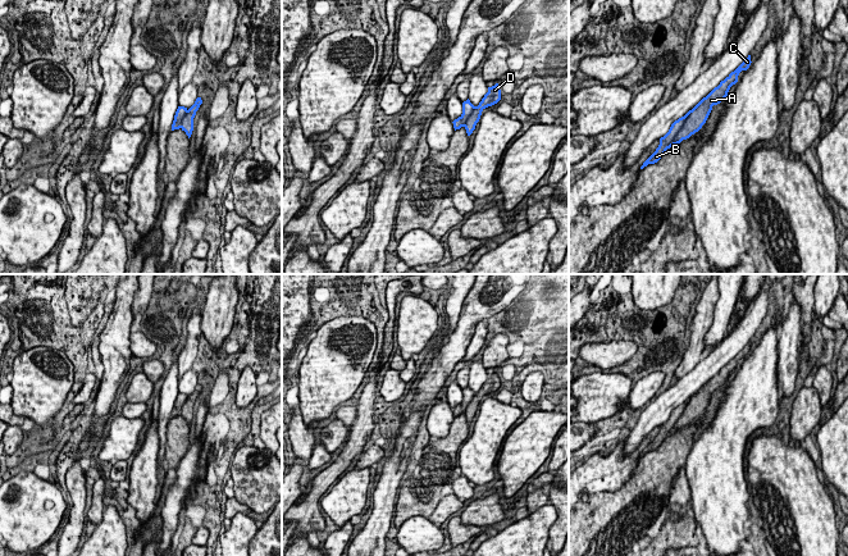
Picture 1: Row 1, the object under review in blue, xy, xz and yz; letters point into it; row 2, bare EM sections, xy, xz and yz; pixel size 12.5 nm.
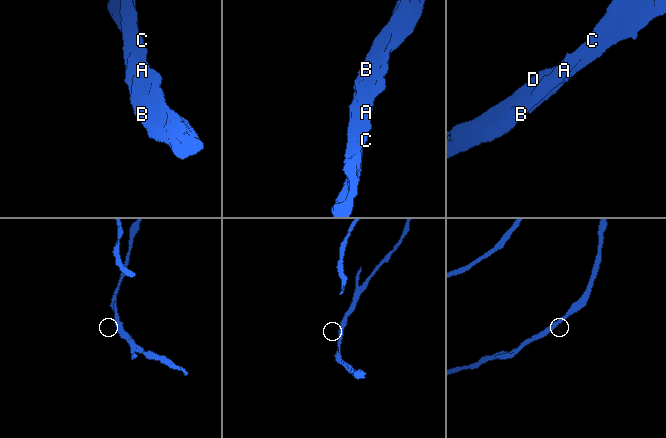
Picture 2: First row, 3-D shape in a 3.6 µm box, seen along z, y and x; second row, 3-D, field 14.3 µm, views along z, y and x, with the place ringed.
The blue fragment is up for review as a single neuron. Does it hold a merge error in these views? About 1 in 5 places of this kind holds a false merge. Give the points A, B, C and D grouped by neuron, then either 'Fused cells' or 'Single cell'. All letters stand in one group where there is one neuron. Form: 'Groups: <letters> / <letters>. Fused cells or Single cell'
Groups: A B C D. Single cell

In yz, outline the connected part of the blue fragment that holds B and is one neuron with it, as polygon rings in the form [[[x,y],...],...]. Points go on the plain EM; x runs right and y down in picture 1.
[[[748,342],[748,345],[734,359],[721,368],[720,372],[703,384],[692,397],[675,407],[669,419],[660,425],[660,432],[656,438],[643,450],[640,456],[648,451],[657,450],[667,436],[698,419],[706,410],[712,393],[720,391],[728,383],[730,374],[738,369],[739,360],[747,357],[751,350],[751,342]]]

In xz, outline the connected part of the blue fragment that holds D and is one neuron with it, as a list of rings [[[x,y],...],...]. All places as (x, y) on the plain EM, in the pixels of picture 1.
[[[496,370],[494,373],[488,374],[488,379],[484,382],[478,393],[474,393],[469,386],[464,388],[462,401],[452,409],[455,418],[464,414],[466,416],[468,423],[470,423],[480,406],[482,398],[485,395],[497,391],[500,387],[501,377],[498,370]]]

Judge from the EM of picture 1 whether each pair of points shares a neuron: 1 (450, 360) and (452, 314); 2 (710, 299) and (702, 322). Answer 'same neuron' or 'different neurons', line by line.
1: different neurons
2: same neuron

